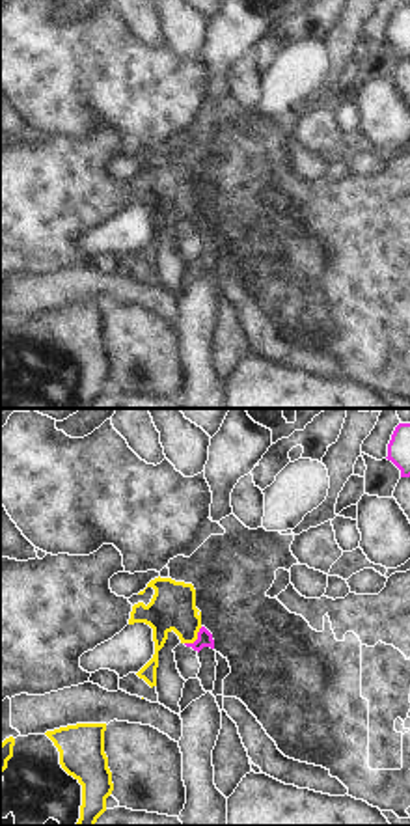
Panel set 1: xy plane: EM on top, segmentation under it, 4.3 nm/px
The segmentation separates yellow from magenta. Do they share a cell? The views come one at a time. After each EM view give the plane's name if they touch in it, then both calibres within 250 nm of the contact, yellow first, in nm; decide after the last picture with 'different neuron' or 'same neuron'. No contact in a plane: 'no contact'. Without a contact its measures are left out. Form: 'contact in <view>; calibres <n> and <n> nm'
contact in xy; calibres 190 and 60 nm

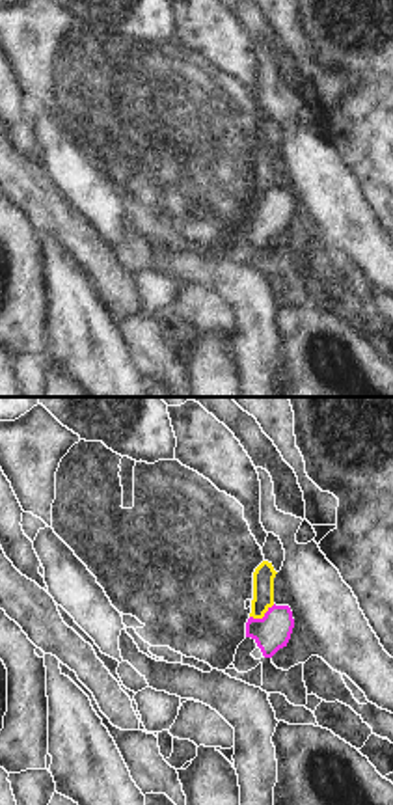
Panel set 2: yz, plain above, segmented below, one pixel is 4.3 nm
contact in yz; calibres 100 and 160 nm

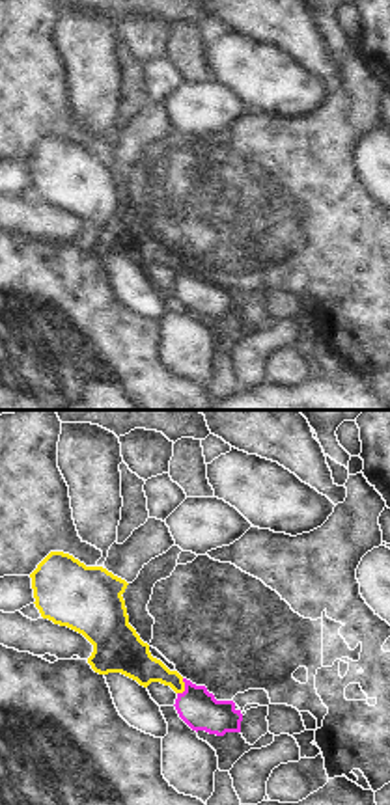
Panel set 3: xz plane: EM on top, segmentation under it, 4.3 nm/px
contact in xz; calibres 150 and 170 nm

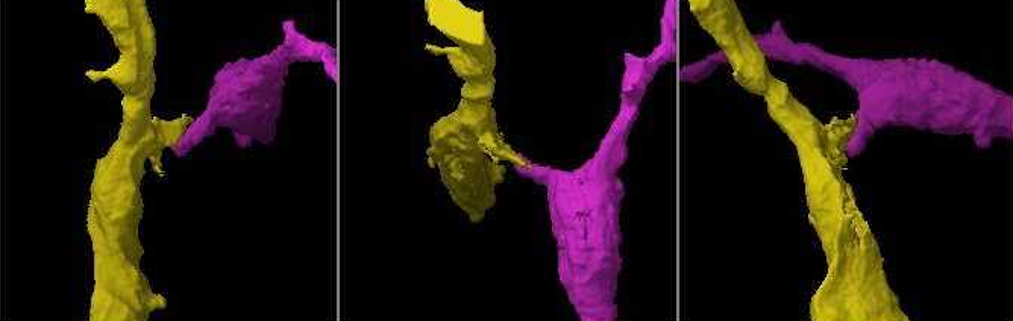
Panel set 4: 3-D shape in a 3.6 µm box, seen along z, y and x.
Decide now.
different neuron

